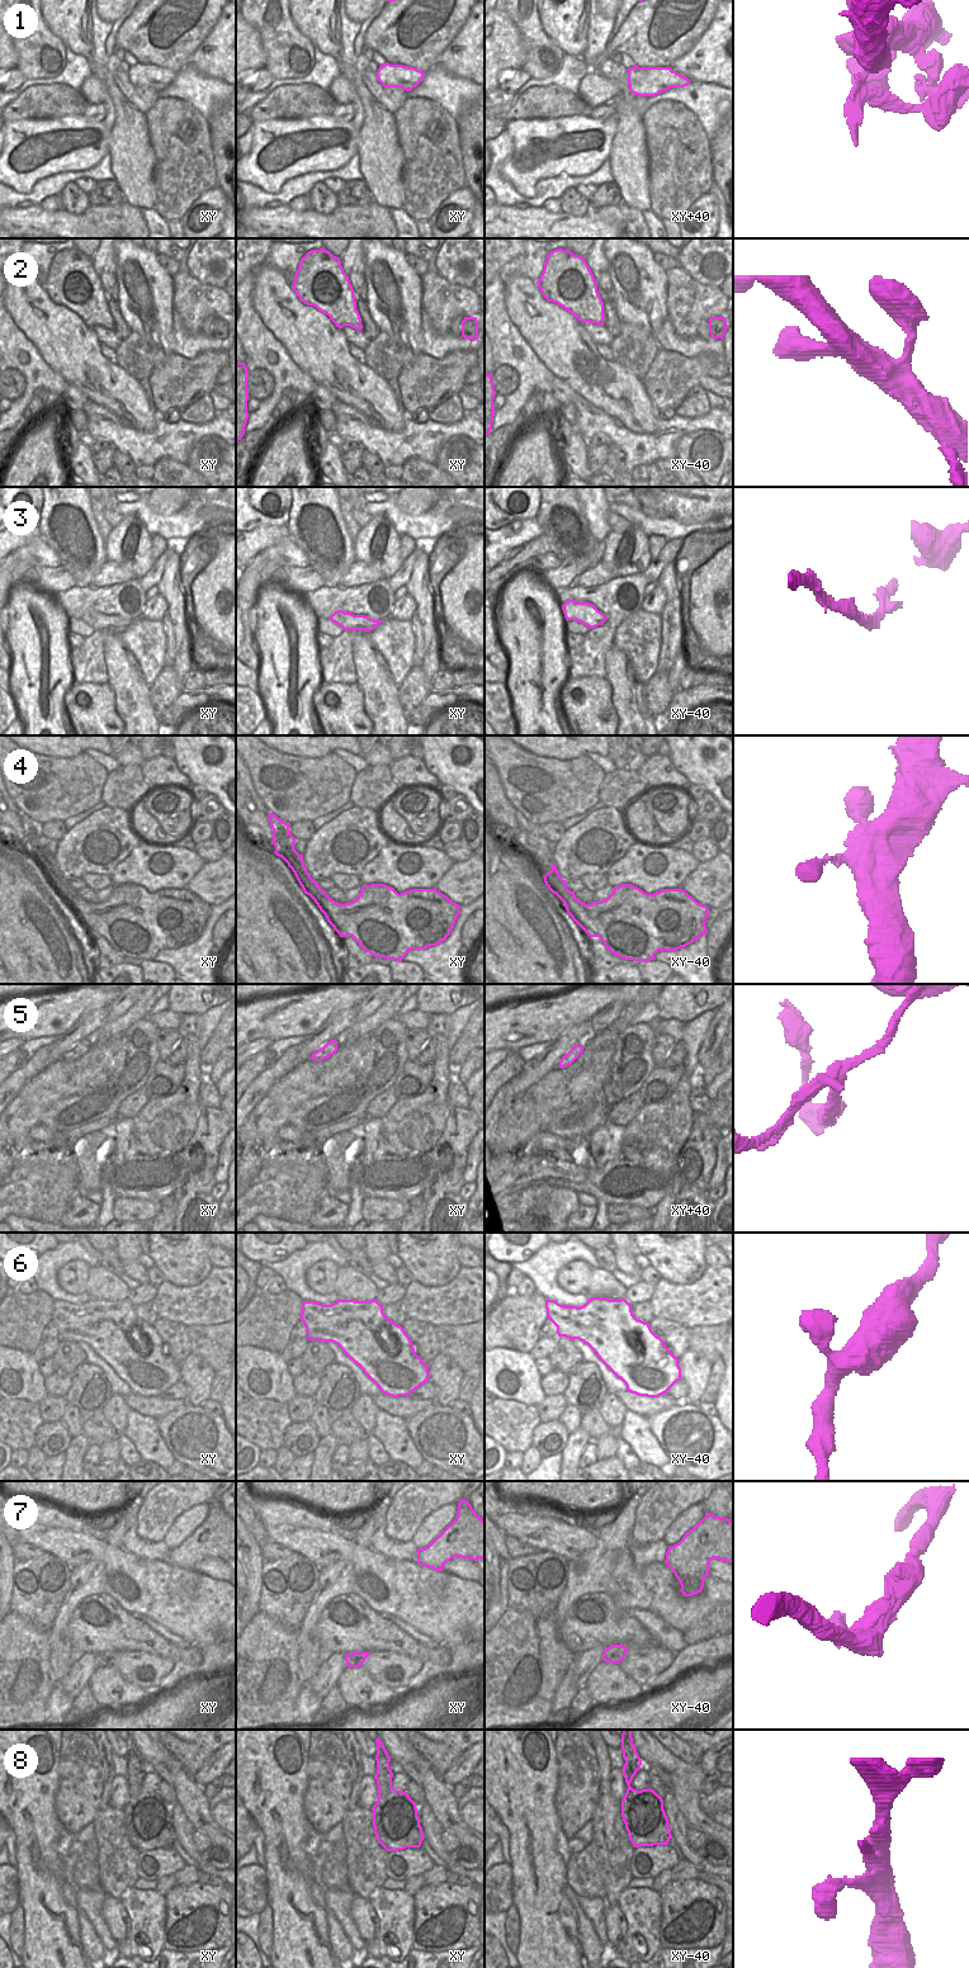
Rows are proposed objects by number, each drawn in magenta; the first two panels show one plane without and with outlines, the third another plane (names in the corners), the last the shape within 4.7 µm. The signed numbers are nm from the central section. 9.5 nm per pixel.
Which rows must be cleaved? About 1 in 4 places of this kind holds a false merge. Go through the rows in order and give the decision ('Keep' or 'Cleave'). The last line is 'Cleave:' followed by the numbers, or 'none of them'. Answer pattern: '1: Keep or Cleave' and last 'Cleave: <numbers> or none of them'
1: Cleave
2: Keep
3: Keep
4: Keep
5: Cleave
6: Keep
7: Keep
8: Keep
Cleave: 1, 5.

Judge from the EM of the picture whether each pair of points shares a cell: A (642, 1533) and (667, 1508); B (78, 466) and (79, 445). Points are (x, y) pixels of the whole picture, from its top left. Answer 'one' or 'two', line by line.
A: one
B: one

